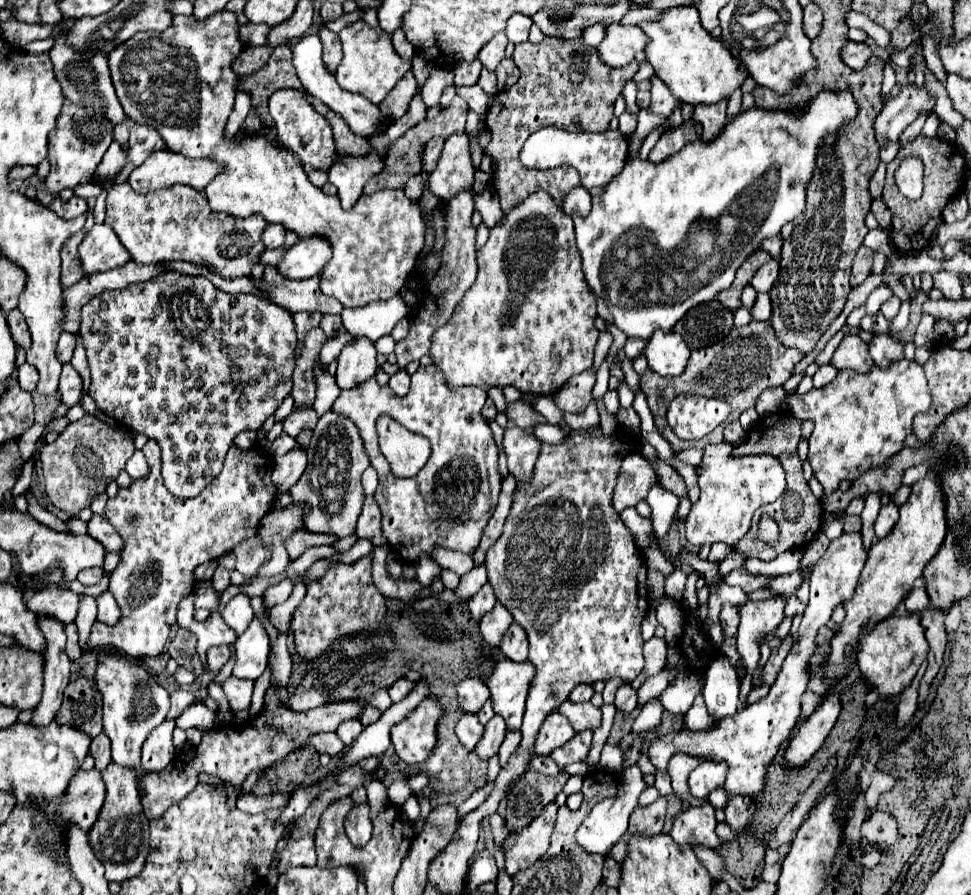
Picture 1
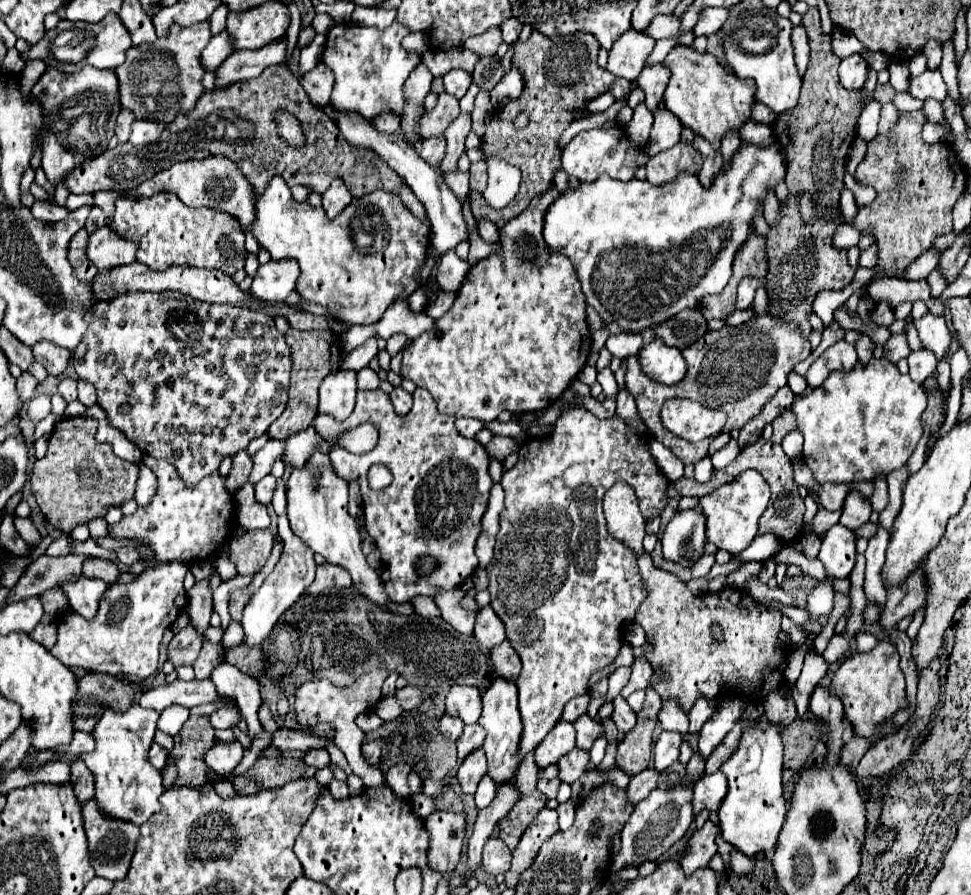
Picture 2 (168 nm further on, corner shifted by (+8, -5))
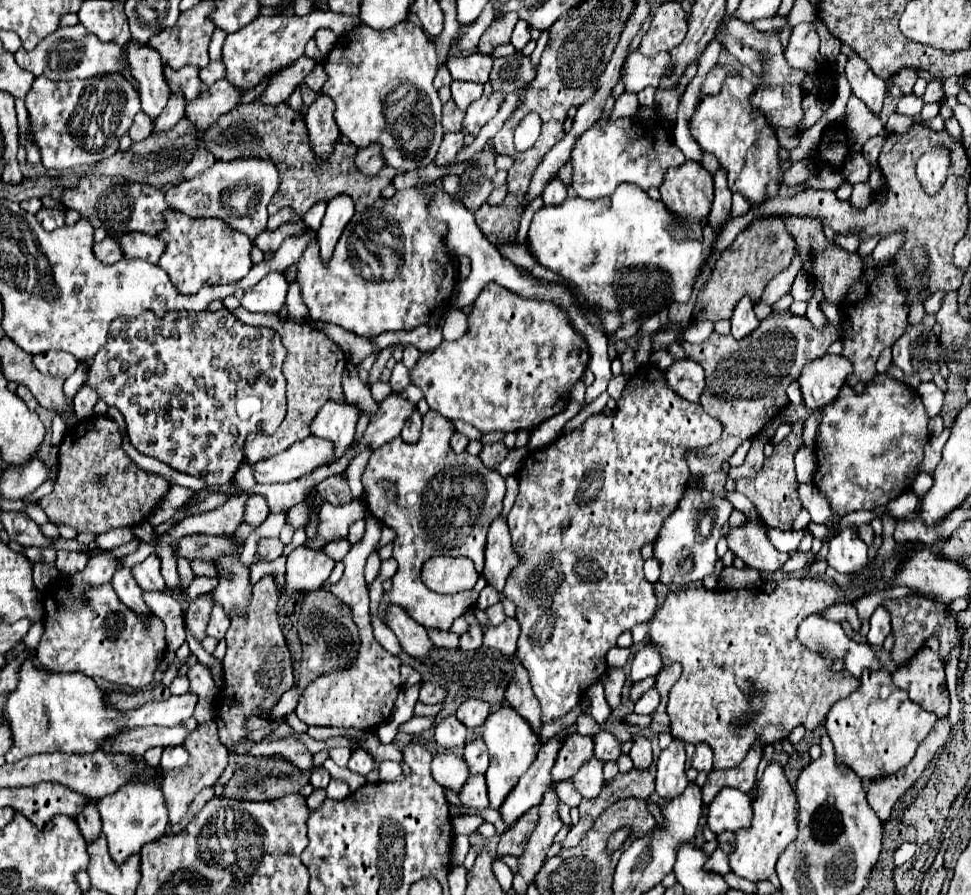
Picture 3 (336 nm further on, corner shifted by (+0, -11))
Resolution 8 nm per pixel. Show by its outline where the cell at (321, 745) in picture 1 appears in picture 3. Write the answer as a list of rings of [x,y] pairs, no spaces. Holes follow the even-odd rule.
[[[313,767],[313,773],[311,773],[311,785],[313,785],[315,789],[327,787],[327,785],[329,785],[329,779],[331,779],[331,775],[329,775],[327,769],[323,769],[323,767]]]

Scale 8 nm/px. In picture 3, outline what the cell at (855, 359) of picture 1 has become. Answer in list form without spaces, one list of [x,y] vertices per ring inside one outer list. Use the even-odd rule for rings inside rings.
[[[823,355],[809,363],[799,377],[803,403],[809,413],[831,403],[851,373],[853,363],[849,363],[843,355]]]

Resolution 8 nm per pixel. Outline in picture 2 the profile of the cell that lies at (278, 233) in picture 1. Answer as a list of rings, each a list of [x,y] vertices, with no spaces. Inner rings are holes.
[[[209,155],[203,161],[193,161],[193,159],[181,161],[181,165],[173,165],[171,169],[157,173],[149,181],[143,181],[135,189],[135,195],[137,197],[151,197],[151,195],[161,193],[161,191],[175,193],[189,207],[209,207],[209,209],[217,209],[217,211],[223,211],[223,213],[235,217],[241,225],[241,231],[245,233],[247,251],[249,253],[259,251],[257,239],[251,233],[251,225],[255,221],[255,217],[253,217],[253,213],[255,213],[255,191],[253,191],[251,183],[245,179],[245,175],[241,173],[239,165],[235,161],[231,161],[229,157]]]

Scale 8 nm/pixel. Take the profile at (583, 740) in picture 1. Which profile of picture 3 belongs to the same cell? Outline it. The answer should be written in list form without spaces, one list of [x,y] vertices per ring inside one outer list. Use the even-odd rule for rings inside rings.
[[[591,757],[589,761],[585,761],[577,775],[573,775],[573,785],[577,791],[581,791],[581,795],[585,799],[591,799],[591,797],[597,797],[601,785],[603,785],[603,771],[601,771],[603,763],[595,757]]]

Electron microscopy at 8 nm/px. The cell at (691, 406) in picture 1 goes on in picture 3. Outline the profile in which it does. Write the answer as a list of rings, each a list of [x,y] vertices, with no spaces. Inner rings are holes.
[[[661,369],[637,371],[629,379],[629,383],[623,391],[621,401],[617,403],[615,415],[601,415],[601,413],[593,415],[581,427],[577,427],[571,433],[565,433],[563,437],[549,443],[549,447],[541,447],[541,451],[529,451],[521,471],[517,473],[519,495],[507,517],[507,523],[509,523],[509,529],[513,535],[513,551],[517,551],[517,555],[521,555],[521,563],[517,563],[517,567],[509,573],[503,593],[507,599],[511,599],[515,603],[515,611],[517,611],[515,617],[521,625],[521,635],[517,641],[517,657],[531,675],[533,693],[541,703],[541,721],[543,723],[559,721],[569,711],[573,711],[577,707],[577,703],[581,701],[581,697],[585,695],[585,691],[605,675],[605,671],[607,671],[605,655],[611,647],[617,645],[617,637],[623,631],[631,629],[633,625],[647,623],[653,617],[653,613],[657,609],[657,595],[655,595],[655,587],[643,575],[641,547],[655,539],[657,531],[661,529],[661,523],[665,523],[665,519],[677,509],[677,503],[681,501],[681,495],[685,493],[687,481],[691,477],[689,467],[683,459],[685,451],[693,449],[693,447],[697,447],[697,449],[709,447],[709,445],[717,443],[717,439],[721,437],[721,423],[717,423],[717,419],[713,419],[709,413],[705,413],[699,403],[689,403],[687,399],[681,399],[675,391],[671,391],[665,385]]]

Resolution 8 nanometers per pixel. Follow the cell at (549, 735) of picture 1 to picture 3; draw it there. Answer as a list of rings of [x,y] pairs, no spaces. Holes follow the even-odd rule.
[[[577,733],[567,735],[565,743],[561,745],[561,751],[555,759],[555,765],[551,769],[553,781],[559,783],[565,779],[571,779],[577,773],[577,769],[581,767],[581,763],[591,757],[593,757],[593,739],[591,737],[583,737]]]

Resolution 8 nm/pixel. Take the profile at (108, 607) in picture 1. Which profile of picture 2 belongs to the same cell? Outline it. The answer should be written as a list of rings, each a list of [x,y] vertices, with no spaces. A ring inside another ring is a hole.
[[[81,575],[81,579],[77,581],[69,581],[67,585],[59,585],[59,589],[63,589],[63,593],[69,599],[69,605],[73,611],[77,611],[83,617],[93,617],[97,613],[97,605],[101,595],[105,593],[107,585],[99,579],[91,579],[87,575]]]

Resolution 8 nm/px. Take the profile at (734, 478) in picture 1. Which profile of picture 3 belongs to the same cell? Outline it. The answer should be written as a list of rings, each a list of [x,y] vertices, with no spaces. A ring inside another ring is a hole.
[[[747,519],[739,527],[729,527],[725,539],[733,555],[741,557],[747,567],[777,571],[789,559],[787,553],[781,553],[771,545],[767,527],[757,519]]]

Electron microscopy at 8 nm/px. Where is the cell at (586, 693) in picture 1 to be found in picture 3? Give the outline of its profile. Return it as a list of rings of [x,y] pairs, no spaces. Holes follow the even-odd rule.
[[[581,713],[577,719],[577,733],[579,735],[595,735],[597,731],[601,731],[601,725],[593,719],[593,715],[589,713]]]

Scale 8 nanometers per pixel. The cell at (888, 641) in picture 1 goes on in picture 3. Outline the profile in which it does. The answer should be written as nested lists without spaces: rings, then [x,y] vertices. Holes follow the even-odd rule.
[[[865,669],[859,679],[859,689],[829,709],[825,727],[839,763],[851,767],[861,779],[879,779],[899,771],[913,759],[917,745],[929,735],[935,721],[937,715],[913,703],[909,695],[893,683],[889,671]]]

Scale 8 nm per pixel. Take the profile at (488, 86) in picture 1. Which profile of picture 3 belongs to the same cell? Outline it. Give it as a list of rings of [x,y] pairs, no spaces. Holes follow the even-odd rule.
[[[515,53],[509,57],[499,57],[493,61],[493,71],[489,77],[489,83],[495,91],[511,93],[523,83],[529,83],[535,79],[535,71],[531,65],[531,59],[523,53]]]

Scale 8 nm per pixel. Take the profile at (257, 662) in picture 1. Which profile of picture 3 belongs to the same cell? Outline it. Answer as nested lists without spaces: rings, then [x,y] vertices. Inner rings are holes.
[[[295,547],[287,557],[285,581],[279,587],[283,599],[299,599],[307,591],[317,591],[329,579],[335,561],[319,549]]]

